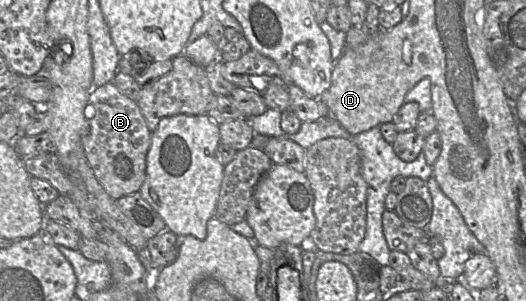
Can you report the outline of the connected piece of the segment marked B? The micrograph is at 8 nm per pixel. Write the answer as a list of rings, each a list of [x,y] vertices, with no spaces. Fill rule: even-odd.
[[[110,82],[94,89],[88,105],[94,107],[95,115],[89,120],[89,133],[82,138],[82,147],[96,179],[115,200],[138,192],[146,178],[146,156],[151,145],[152,132],[148,129],[137,102],[123,95]]]

